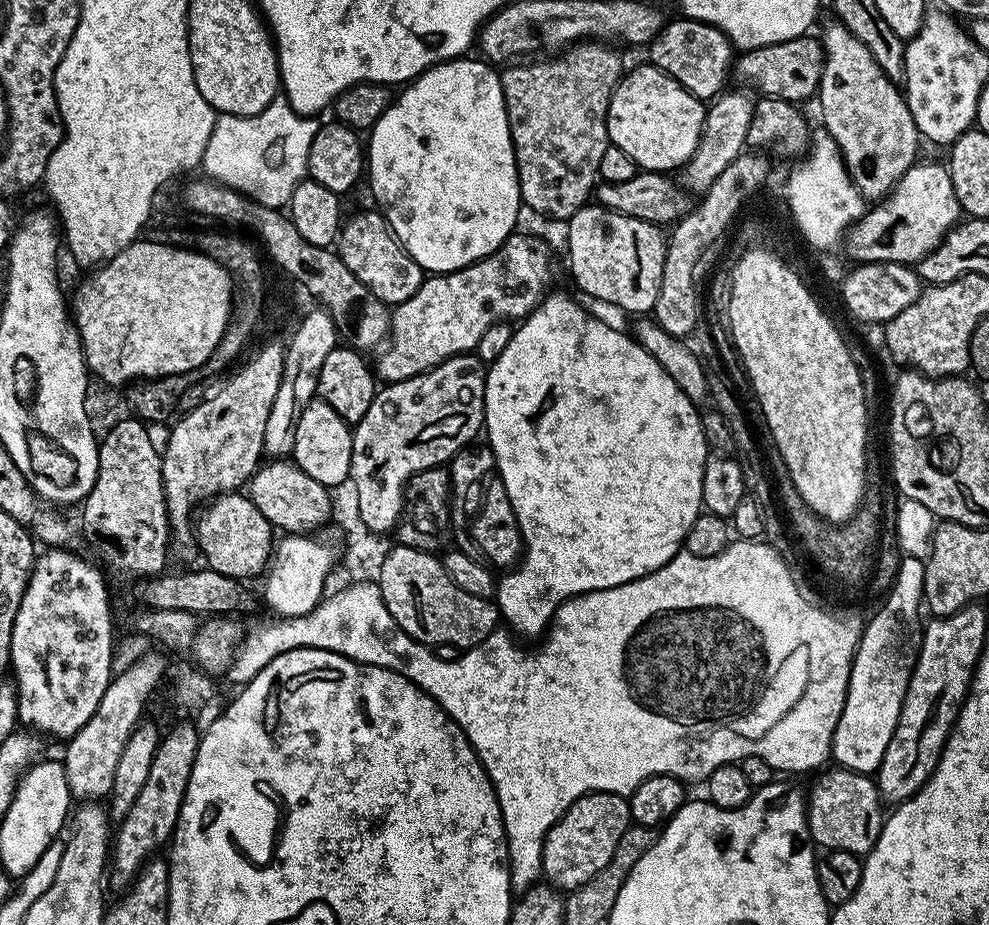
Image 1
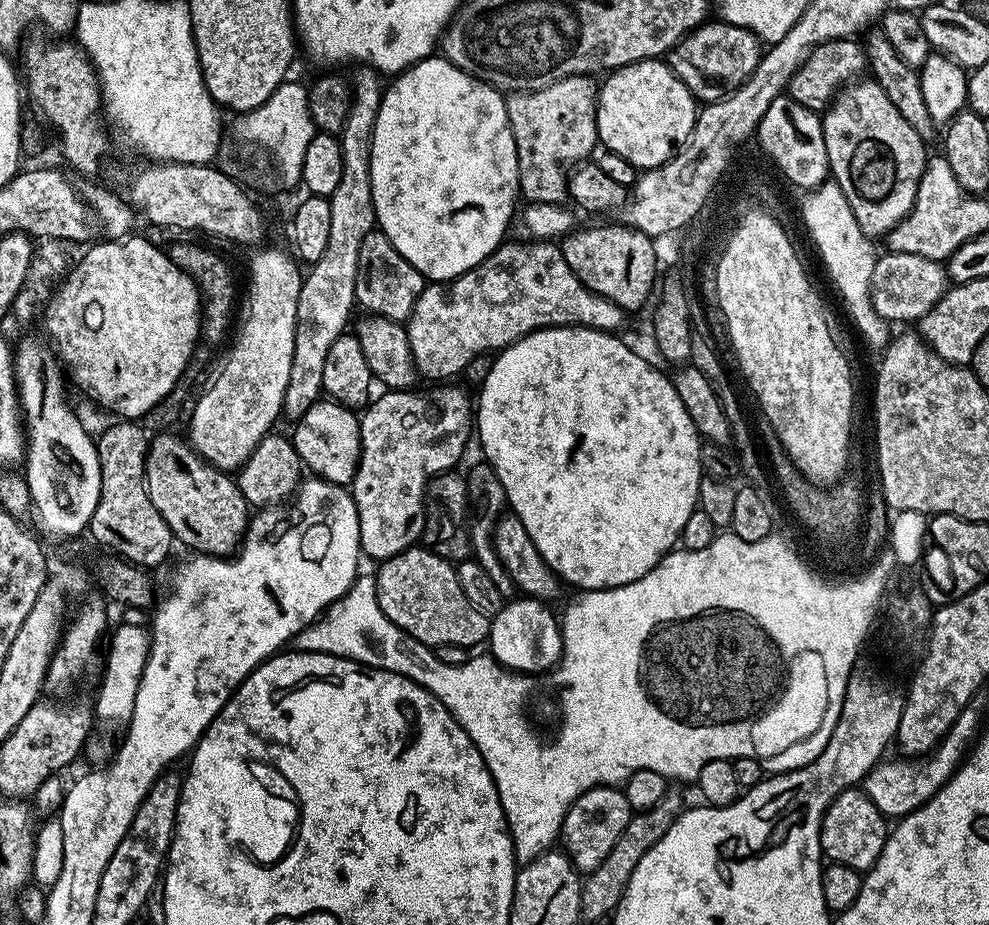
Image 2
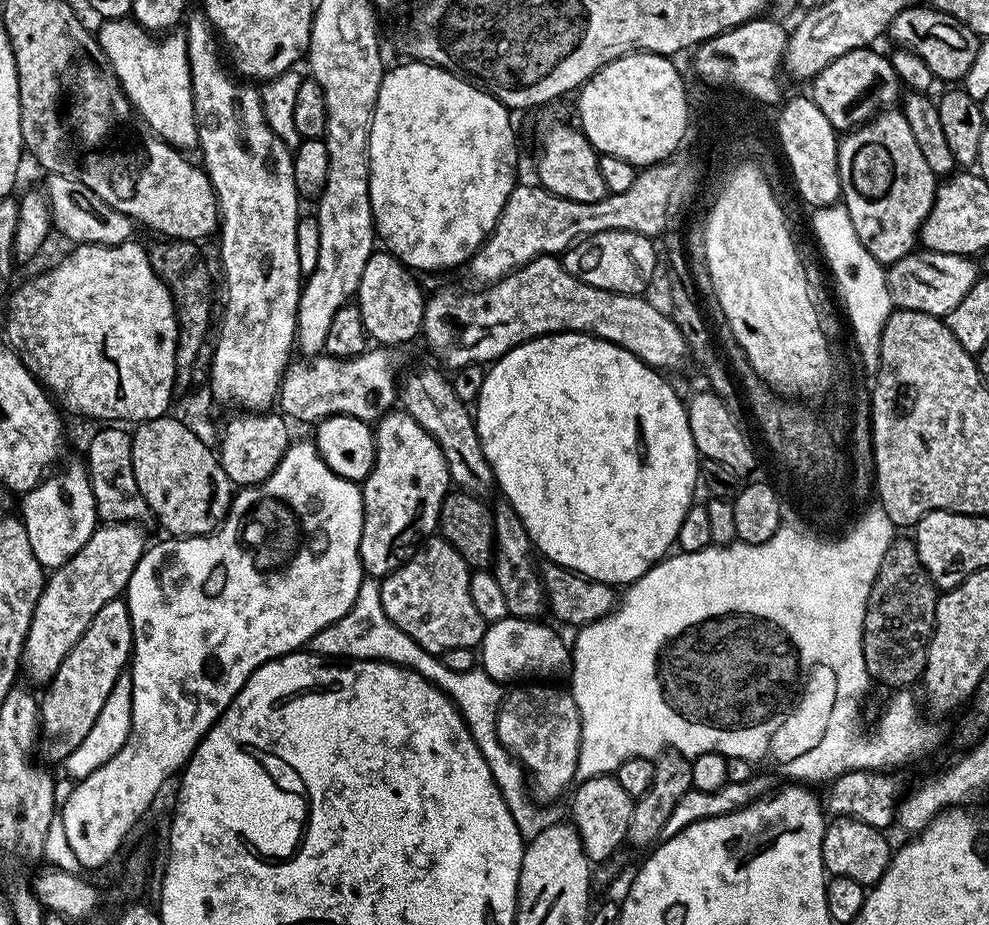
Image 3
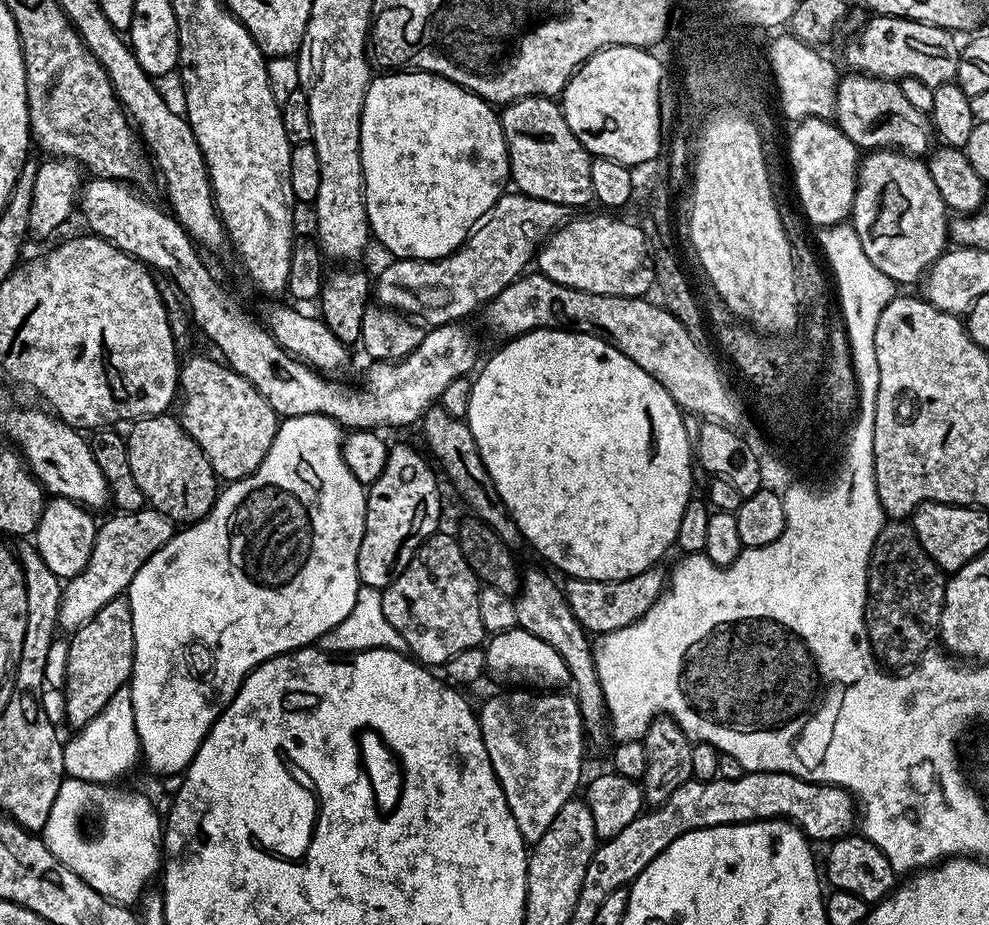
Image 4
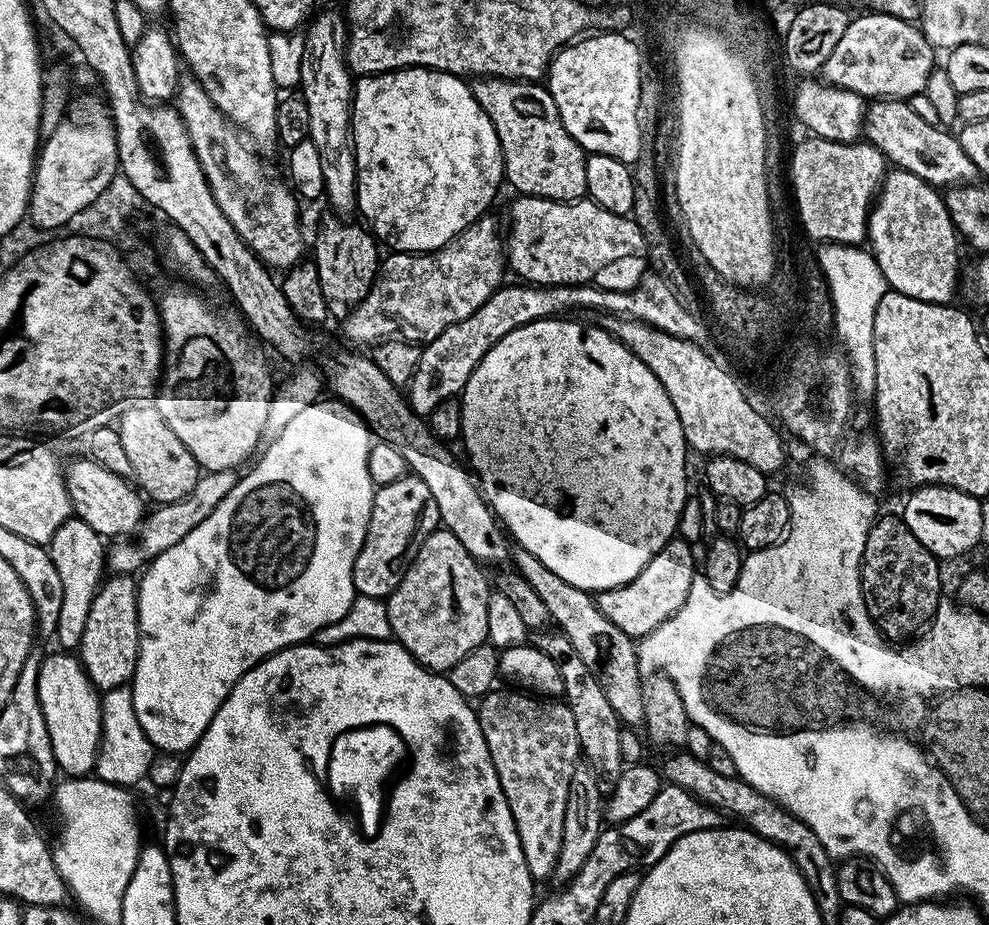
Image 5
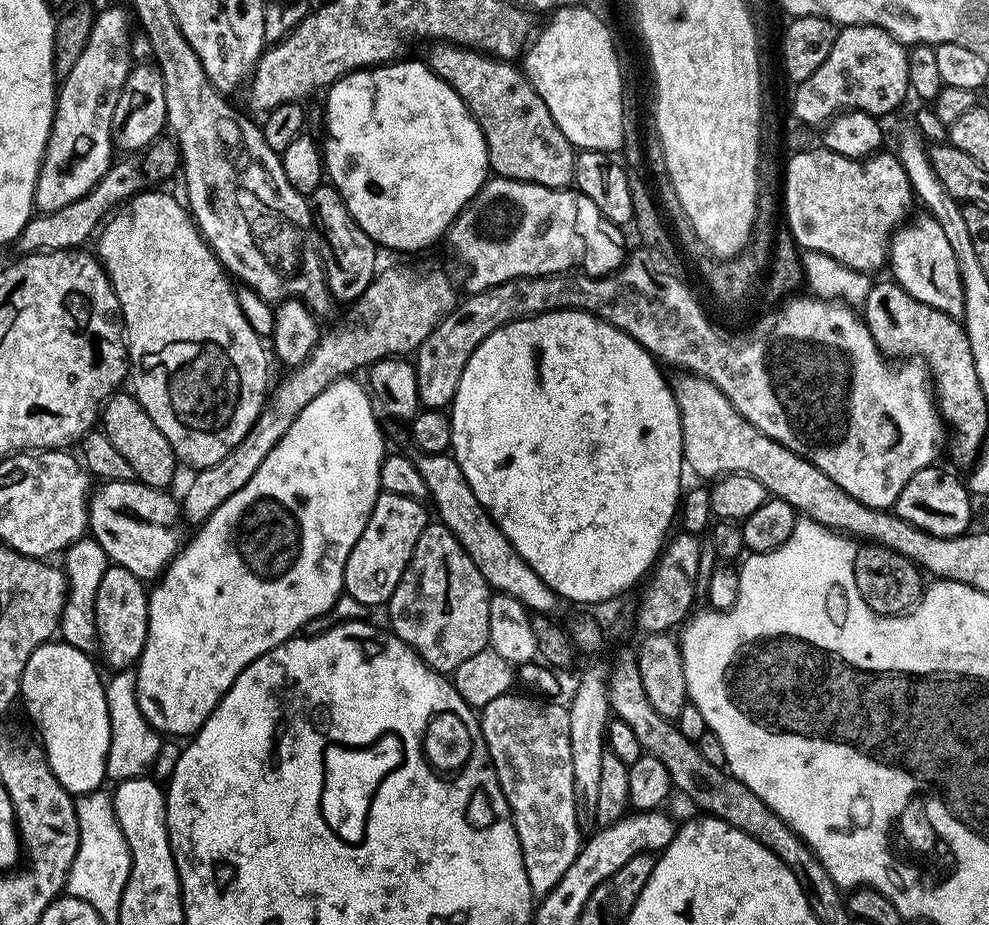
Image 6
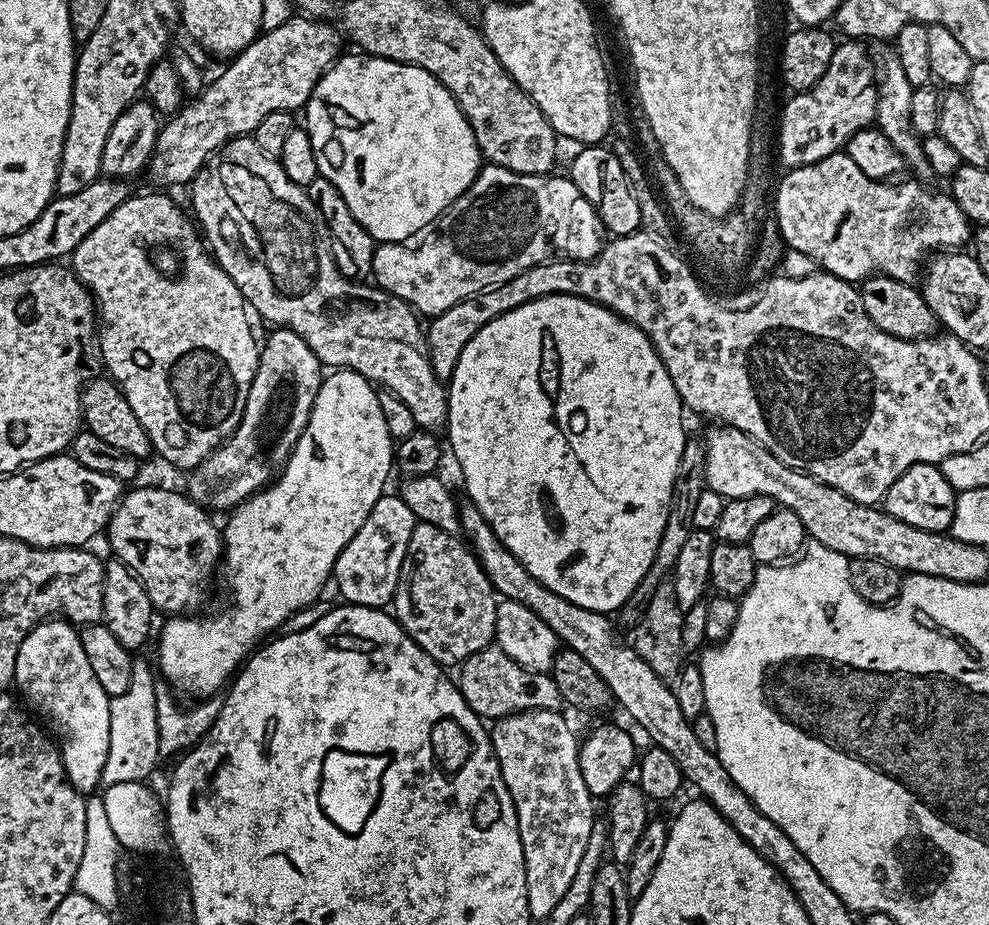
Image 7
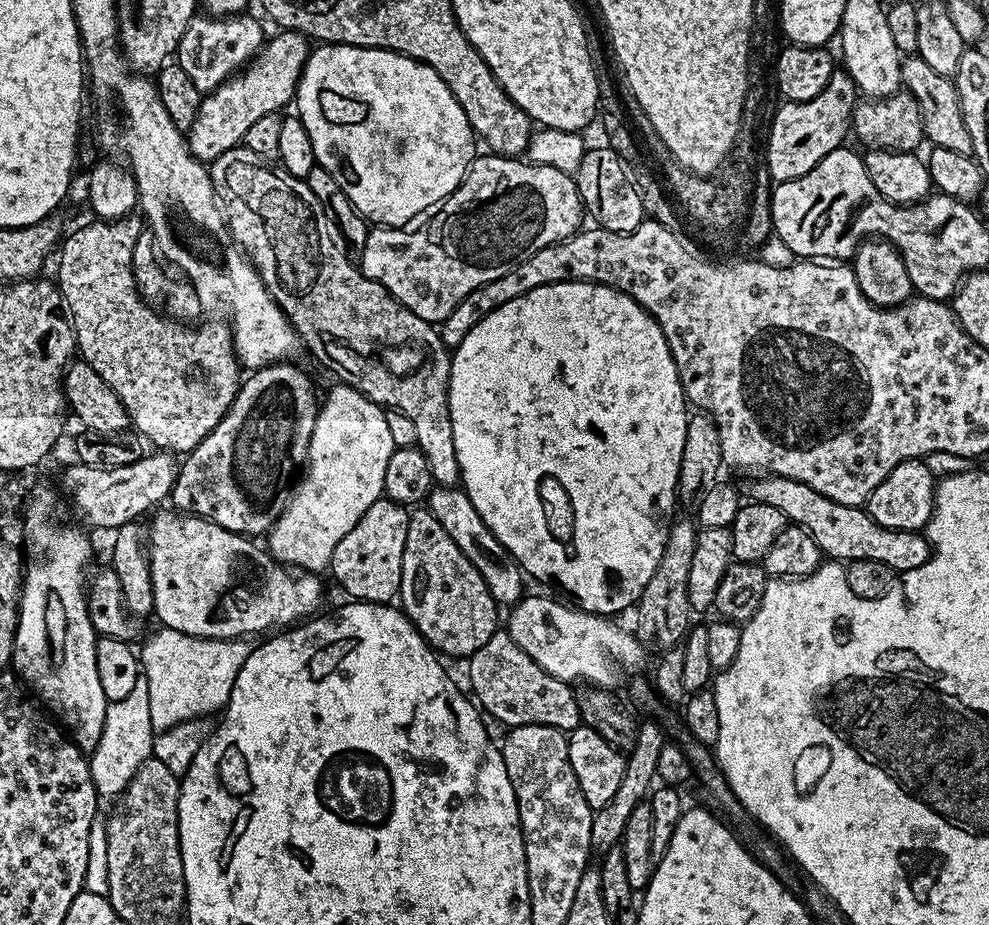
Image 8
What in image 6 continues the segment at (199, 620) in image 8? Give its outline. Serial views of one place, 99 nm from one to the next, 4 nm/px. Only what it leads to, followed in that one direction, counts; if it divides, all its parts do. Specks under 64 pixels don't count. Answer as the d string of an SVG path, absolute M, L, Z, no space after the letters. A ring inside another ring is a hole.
M137 479L106 480L99 487L88 502L91 539L97 540L113 565L130 570L130 574L145 582L155 581L172 563L185 539L177 497L175 500L171 491L151 488Z

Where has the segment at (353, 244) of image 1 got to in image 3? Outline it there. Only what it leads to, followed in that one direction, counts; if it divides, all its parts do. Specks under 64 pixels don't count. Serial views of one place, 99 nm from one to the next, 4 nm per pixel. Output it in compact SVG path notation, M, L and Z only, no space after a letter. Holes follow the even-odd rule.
M373 251L366 262L366 270L362 270L362 282L358 282L354 297L364 328L368 331L369 341L380 346L393 346L408 344L415 336L417 339L421 335L426 292L420 289L419 282L412 276L415 276L413 269L403 264L393 252Z

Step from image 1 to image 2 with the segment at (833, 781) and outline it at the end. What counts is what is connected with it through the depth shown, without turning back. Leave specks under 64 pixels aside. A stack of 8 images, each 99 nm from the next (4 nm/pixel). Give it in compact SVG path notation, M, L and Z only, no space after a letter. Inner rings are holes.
M859 787L847 788L828 807L820 827L820 851L831 863L850 866L850 870L861 874L869 872L882 854L882 846L888 840L889 821L870 802L870 798Z

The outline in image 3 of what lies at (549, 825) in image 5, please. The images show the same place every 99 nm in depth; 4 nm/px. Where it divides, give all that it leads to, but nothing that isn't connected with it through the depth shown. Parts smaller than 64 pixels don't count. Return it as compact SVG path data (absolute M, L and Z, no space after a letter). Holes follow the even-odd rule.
M528 682L513 687L516 689L501 699L496 715L496 736L501 746L519 760L530 777L534 792L536 787L537 794L544 800L556 800L564 791L569 791L577 777L576 766L582 734L580 711L571 691L564 689L563 692L560 688L552 687L556 686L544 682Z

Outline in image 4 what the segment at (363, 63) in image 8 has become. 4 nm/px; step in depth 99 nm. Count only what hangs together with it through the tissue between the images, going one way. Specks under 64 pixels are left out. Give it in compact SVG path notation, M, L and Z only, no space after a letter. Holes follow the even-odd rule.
M392 70L387 74L376 75L371 77L362 106L362 142L360 143L368 226L375 243L377 240L389 252L389 257L398 260L437 260L462 247L464 240L471 234L473 228L484 219L486 213L494 206L494 202L498 202L498 198L503 196L506 191L506 185L510 180L508 143L500 125L500 117L497 109L487 100L469 92L461 84L447 80L444 76L433 76L430 72L415 70Z

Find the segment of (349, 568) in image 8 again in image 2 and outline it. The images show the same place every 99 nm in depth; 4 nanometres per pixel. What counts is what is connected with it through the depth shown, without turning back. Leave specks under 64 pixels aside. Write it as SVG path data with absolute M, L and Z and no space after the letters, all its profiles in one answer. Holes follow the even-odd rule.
M444 382L439 386L432 386L429 392L421 390L384 390L381 396L371 401L363 409L359 417L360 422L360 461L356 467L356 476L350 485L352 500L356 503L358 510L358 526L360 527L360 550L365 557L368 556L375 562L383 562L402 554L406 549L413 547L424 535L424 497L429 480L457 467L460 455L464 452L464 443L468 440L468 431L471 433L474 428L474 400L468 397L467 387L459 388L456 382Z

